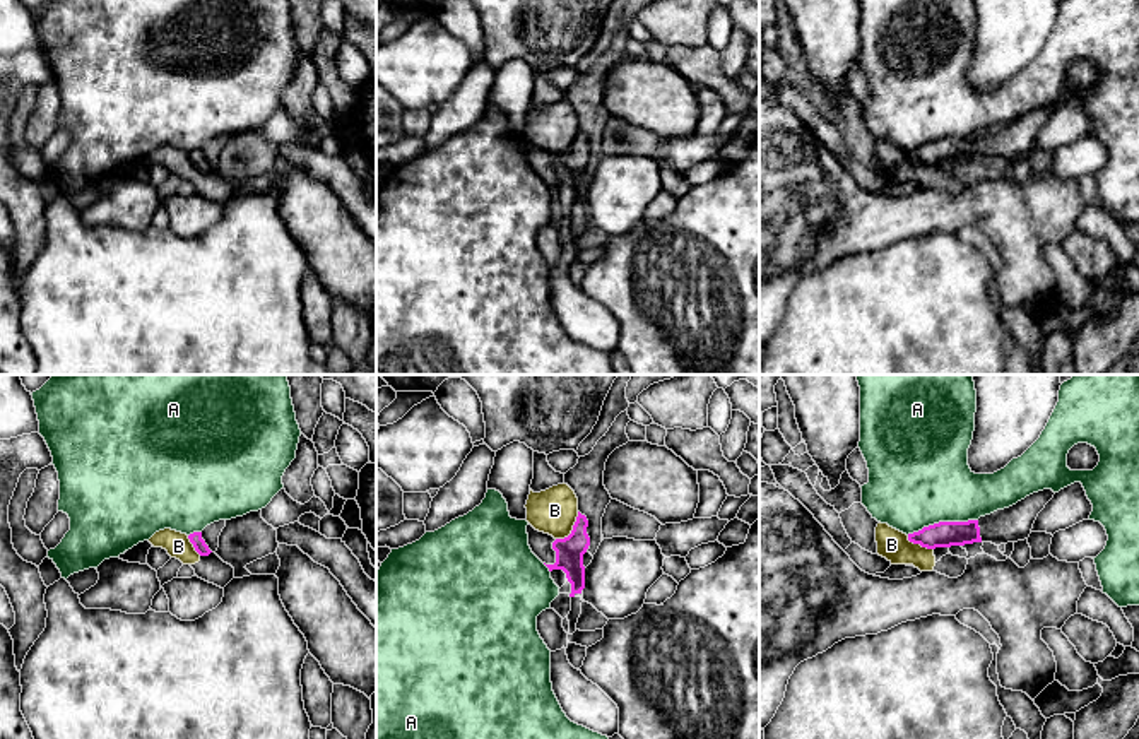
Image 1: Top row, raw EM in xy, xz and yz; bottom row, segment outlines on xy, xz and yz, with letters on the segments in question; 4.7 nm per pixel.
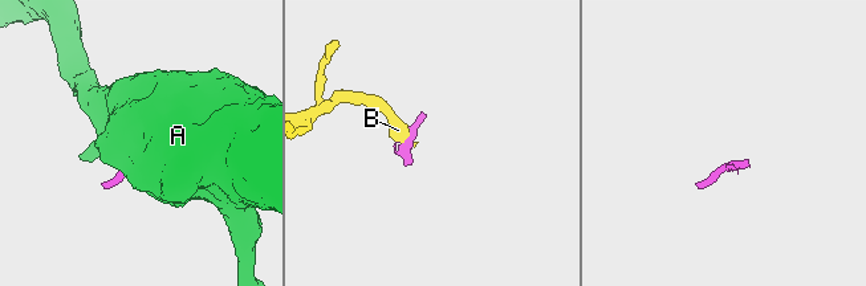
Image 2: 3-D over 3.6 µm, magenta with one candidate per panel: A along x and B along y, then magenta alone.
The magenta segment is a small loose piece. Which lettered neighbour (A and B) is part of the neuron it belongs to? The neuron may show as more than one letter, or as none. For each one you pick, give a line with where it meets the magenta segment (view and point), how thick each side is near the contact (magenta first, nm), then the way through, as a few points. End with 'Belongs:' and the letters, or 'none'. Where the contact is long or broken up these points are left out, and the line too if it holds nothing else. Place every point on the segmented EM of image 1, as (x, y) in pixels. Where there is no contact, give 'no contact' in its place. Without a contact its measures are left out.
Belongs: none

